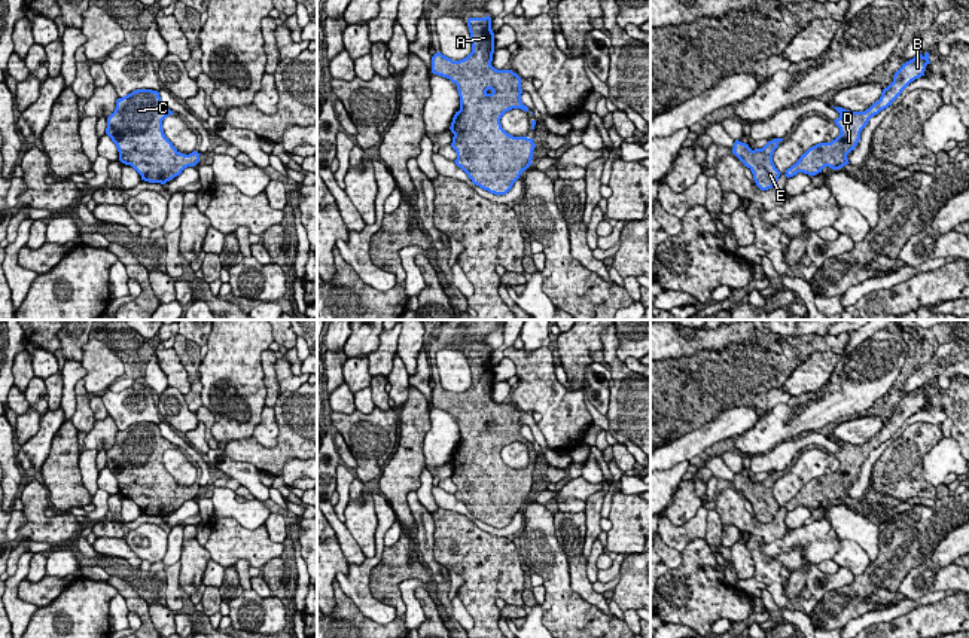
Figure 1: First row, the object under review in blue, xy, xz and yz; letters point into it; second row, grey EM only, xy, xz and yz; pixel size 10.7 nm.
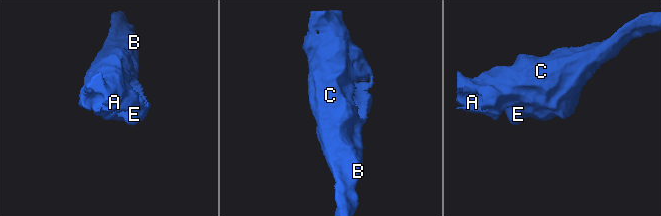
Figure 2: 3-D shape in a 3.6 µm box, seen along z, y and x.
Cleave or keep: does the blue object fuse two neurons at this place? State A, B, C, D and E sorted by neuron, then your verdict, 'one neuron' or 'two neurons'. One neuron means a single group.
groups A B C D E; one neuron

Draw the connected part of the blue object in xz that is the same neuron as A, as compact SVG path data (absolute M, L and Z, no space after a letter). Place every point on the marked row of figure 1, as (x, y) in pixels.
M490 15L469 18L472 52L460 59L436 52L432 73L457 85L460 110L451 122L454 161L473 184L494 195L506 195L533 162L533 138L514 137L500 123L502 116L528 107L521 101L521 77L491 65L494 33Z

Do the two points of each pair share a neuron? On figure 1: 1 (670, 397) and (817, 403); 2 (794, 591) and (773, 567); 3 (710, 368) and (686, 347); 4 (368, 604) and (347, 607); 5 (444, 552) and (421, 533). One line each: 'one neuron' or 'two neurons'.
1: two neurons
2: two neurons
3: two neurons
4: two neurons
5: two neurons

